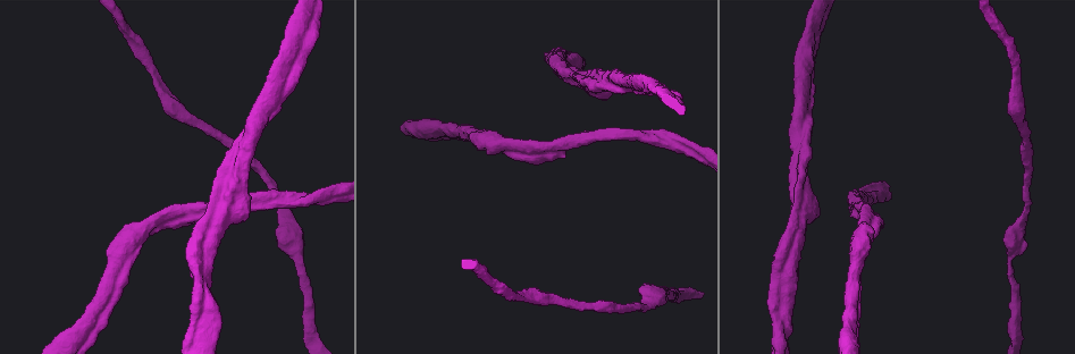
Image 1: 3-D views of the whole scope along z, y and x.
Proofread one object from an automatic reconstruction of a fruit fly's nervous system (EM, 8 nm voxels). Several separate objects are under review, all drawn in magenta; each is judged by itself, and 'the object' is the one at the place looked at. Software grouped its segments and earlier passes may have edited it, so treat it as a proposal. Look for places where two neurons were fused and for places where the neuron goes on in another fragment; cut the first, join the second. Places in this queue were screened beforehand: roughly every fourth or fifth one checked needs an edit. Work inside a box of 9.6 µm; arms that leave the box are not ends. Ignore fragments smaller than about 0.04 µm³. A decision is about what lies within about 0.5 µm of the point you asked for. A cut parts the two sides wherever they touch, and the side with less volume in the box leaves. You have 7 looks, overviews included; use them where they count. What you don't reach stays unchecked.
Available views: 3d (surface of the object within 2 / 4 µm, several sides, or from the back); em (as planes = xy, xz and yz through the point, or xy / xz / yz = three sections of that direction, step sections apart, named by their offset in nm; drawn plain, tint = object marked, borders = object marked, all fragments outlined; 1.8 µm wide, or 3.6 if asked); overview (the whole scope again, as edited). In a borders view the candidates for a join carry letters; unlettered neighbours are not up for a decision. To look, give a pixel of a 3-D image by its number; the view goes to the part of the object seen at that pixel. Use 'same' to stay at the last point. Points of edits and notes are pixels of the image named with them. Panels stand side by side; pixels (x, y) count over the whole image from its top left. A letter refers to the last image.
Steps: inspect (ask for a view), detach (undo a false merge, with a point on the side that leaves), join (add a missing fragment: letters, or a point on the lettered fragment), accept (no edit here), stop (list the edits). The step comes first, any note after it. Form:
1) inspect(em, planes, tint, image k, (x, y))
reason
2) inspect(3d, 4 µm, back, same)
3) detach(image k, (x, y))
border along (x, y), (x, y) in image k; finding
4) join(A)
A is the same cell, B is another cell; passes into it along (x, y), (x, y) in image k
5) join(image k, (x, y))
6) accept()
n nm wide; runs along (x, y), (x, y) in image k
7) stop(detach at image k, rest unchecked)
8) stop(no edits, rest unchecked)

inspect(3d, 4 µm, back, image 1, (574, 75))
branch stops here

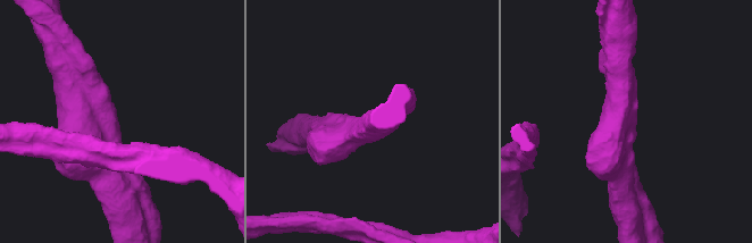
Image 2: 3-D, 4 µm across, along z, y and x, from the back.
inspect(em, 3.6 µm, planes, tint, image 2, (115, 122))

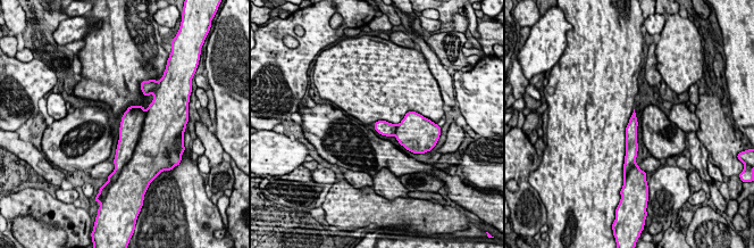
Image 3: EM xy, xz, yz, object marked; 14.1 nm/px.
inspect(em, 3.6 µm, planes, borders, same)
see the neighbours

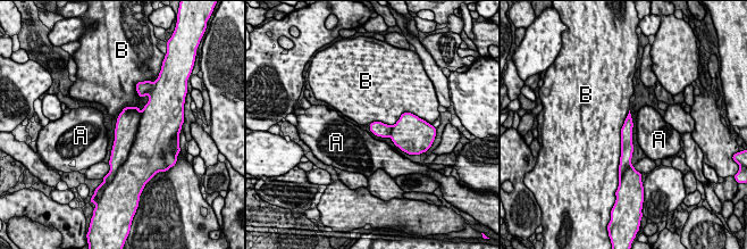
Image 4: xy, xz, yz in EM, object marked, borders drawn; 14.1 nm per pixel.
accept()
B touches over 850 nm; A and B are other cells; border along (629, 109), (621, 129), (618, 166) in image 4; none of them fits

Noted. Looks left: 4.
inspect(em, planes, plain, image 1, (520, 149))

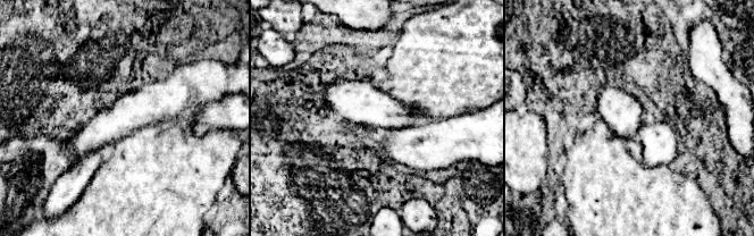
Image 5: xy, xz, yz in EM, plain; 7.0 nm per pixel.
inspect(em, planes, borders, same)

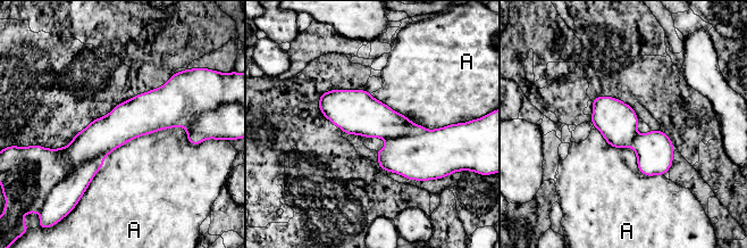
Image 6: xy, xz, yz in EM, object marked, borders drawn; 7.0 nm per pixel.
accept()
280 nm wide; A is another cell; runs along (186, 122), (131, 118), (55, 151) in image 6; all the same neuron

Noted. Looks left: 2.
inspect(3d, 2 µm, back, image 1, (289, 230))

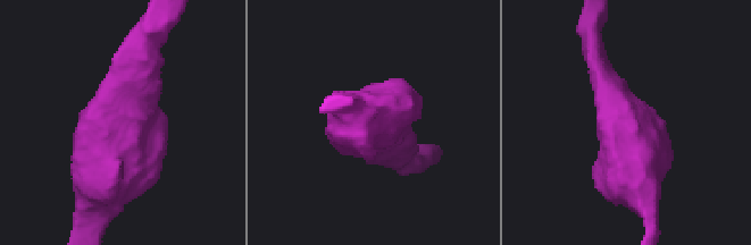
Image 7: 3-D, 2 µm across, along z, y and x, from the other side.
inspect(em, planes, borders, image 7, (130, 116))
arms of 200, 280 nm

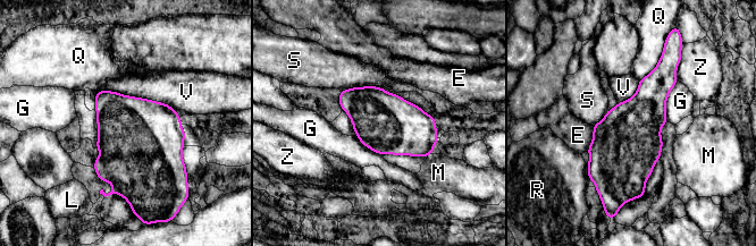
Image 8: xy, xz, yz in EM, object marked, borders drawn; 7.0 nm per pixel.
accept()
420 nm wide; E, G, L, M, Q, R, S, V and Z are other cells; all the same neuron

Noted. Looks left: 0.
stop(no edits, rest unchecked)

